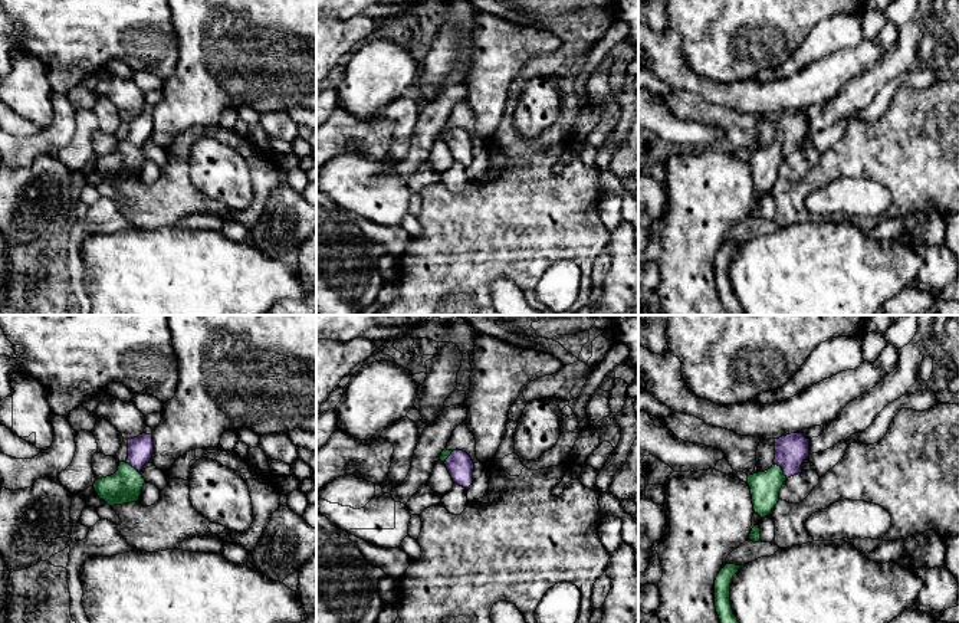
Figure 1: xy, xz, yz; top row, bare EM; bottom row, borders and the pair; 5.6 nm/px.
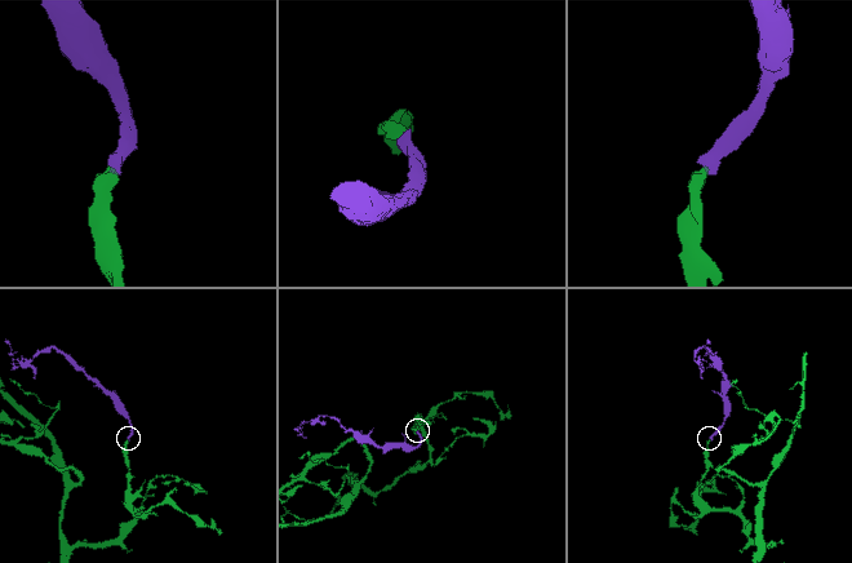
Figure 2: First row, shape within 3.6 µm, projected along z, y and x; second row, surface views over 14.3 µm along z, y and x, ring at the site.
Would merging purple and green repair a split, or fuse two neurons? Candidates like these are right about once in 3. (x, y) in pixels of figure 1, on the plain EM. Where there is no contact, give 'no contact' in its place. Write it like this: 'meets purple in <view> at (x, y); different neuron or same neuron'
meets purple in yz at (782, 147); same neuron

